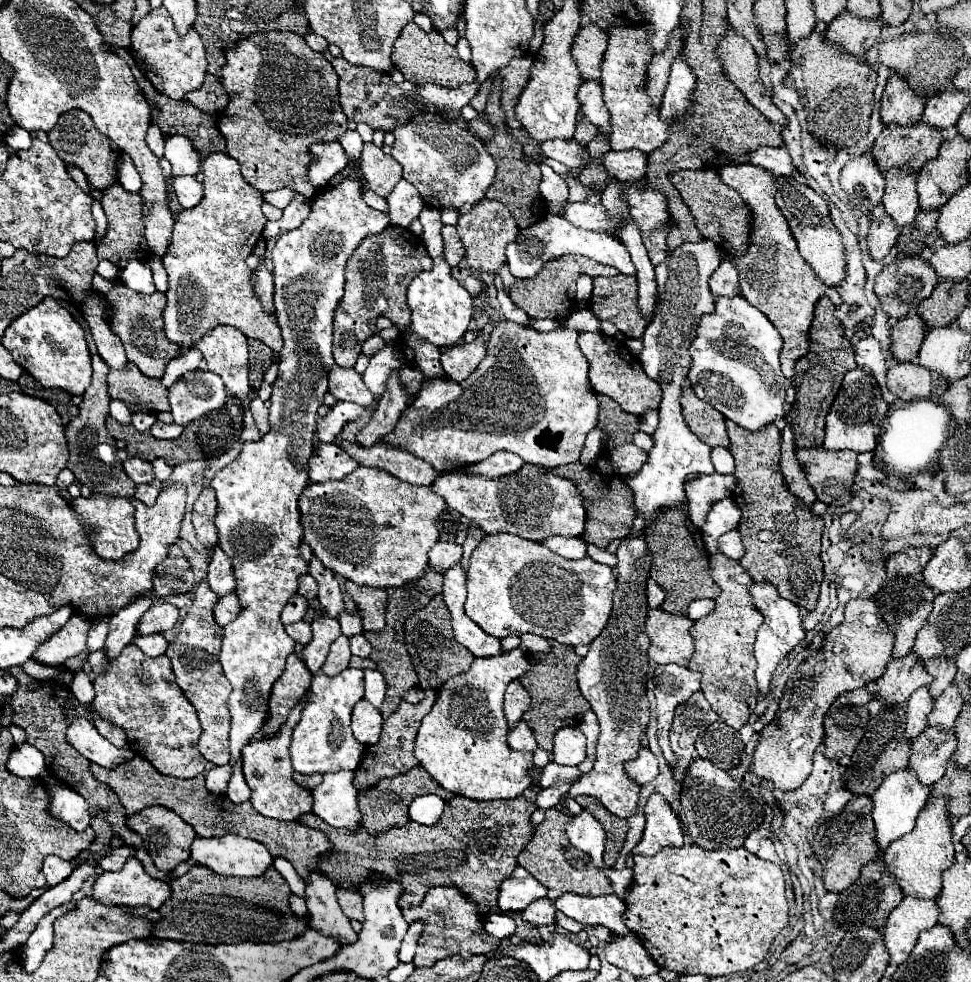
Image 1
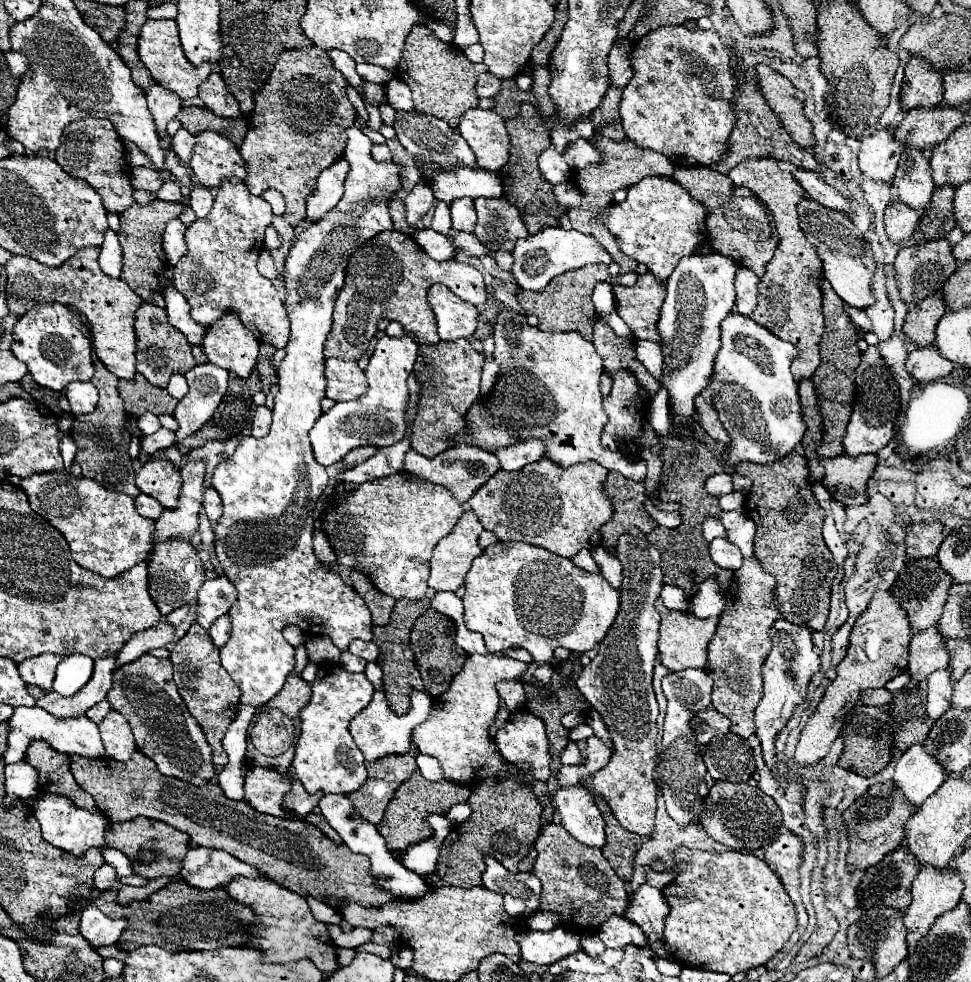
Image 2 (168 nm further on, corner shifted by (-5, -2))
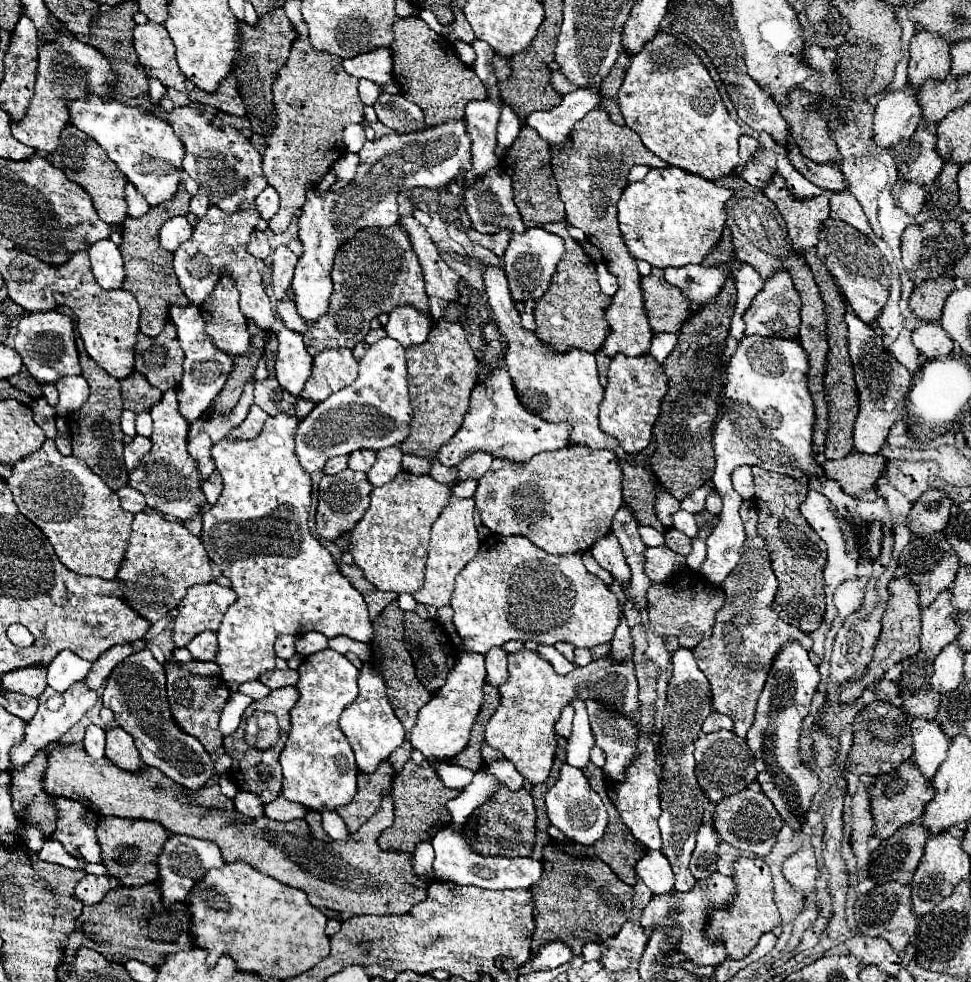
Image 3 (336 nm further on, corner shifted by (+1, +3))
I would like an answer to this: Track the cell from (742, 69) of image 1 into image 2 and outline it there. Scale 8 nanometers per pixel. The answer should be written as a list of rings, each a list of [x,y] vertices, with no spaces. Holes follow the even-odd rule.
[[[756,64],[756,78],[770,110],[778,116],[780,124],[786,128],[792,140],[804,148],[812,148],[812,124],[802,114],[804,94],[794,88],[780,72],[768,68],[766,64]]]

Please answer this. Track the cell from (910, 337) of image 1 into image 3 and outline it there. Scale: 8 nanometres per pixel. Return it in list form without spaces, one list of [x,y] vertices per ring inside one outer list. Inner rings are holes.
[[[938,277],[938,279],[922,281],[914,287],[914,295],[910,297],[910,309],[916,313],[918,319],[938,321],[942,315],[944,301],[952,289],[954,289],[952,277]]]

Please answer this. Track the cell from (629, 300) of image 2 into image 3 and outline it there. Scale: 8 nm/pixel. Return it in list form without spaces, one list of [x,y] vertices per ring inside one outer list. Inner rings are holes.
[[[652,269],[652,273],[642,279],[642,293],[654,333],[678,333],[692,313],[692,301],[664,279],[662,269]]]

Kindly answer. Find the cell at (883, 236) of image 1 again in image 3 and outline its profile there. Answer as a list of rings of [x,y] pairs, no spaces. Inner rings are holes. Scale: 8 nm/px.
[[[898,179],[892,195],[896,197],[896,203],[908,213],[908,215],[918,215],[918,209],[924,207],[926,199],[926,187],[914,183],[914,181],[902,181]]]

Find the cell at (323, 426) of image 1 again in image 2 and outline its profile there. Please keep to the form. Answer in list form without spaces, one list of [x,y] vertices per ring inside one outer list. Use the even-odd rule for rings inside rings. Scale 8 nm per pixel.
[[[384,336],[378,340],[376,350],[366,368],[368,392],[362,398],[352,402],[336,402],[336,406],[324,412],[316,420],[314,428],[310,430],[314,456],[322,466],[334,464],[352,448],[366,446],[366,444],[384,448],[398,442],[404,436],[404,430],[406,430],[404,412],[406,412],[406,400],[408,400],[406,378],[412,372],[416,356],[418,356],[418,344],[408,336],[402,336],[402,338]]]

